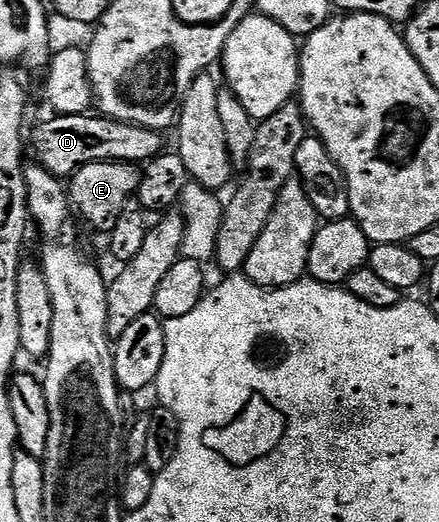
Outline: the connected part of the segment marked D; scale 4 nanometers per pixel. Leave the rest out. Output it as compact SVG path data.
M53 115L33 133L33 153L36 164L42 165L56 177L68 179L73 173L87 163L96 161L132 161L144 163L163 152L162 134L155 129L128 125L122 121L112 121L107 116Z

